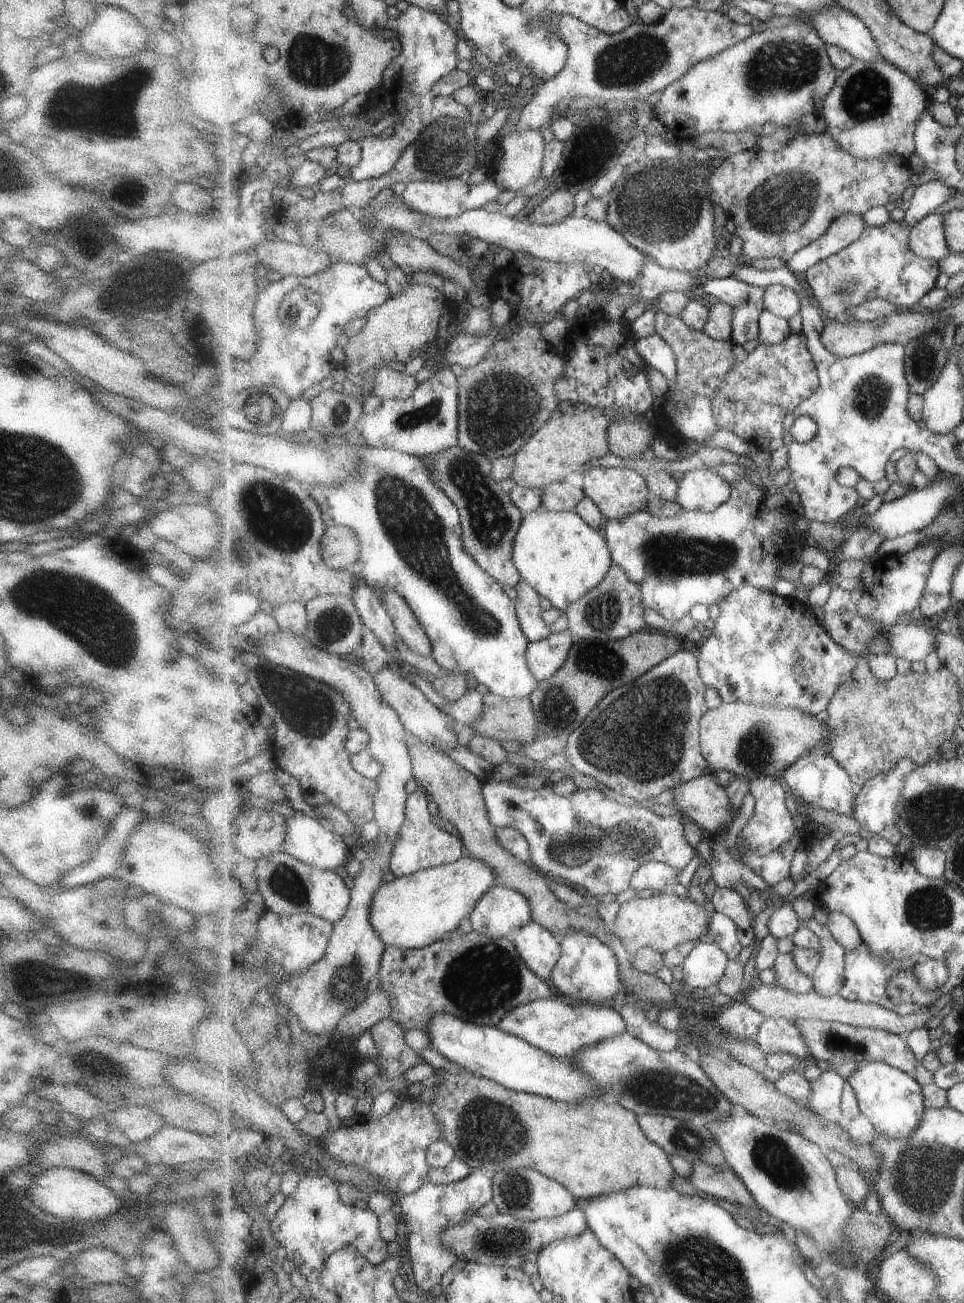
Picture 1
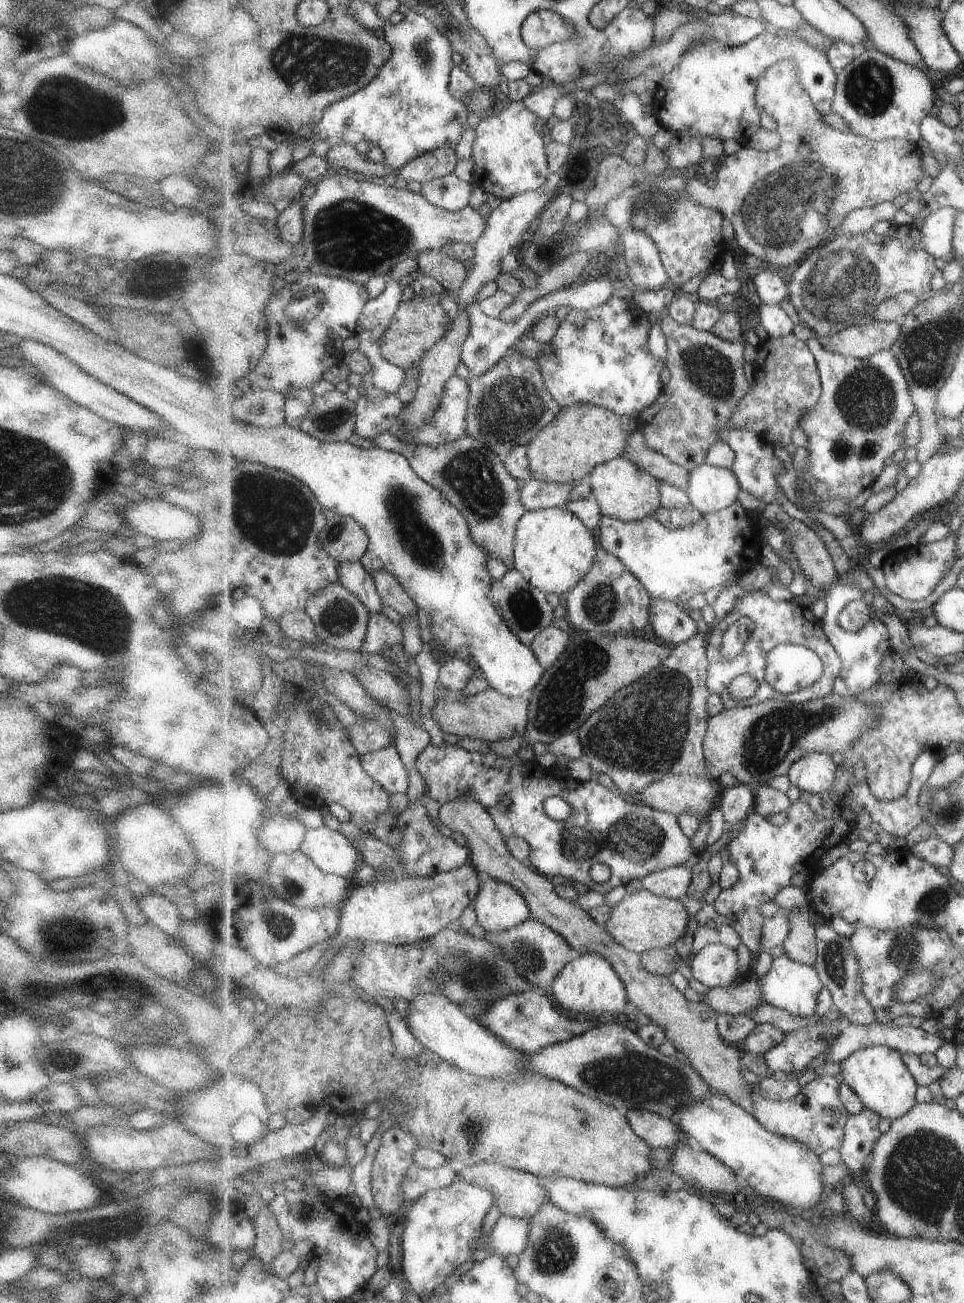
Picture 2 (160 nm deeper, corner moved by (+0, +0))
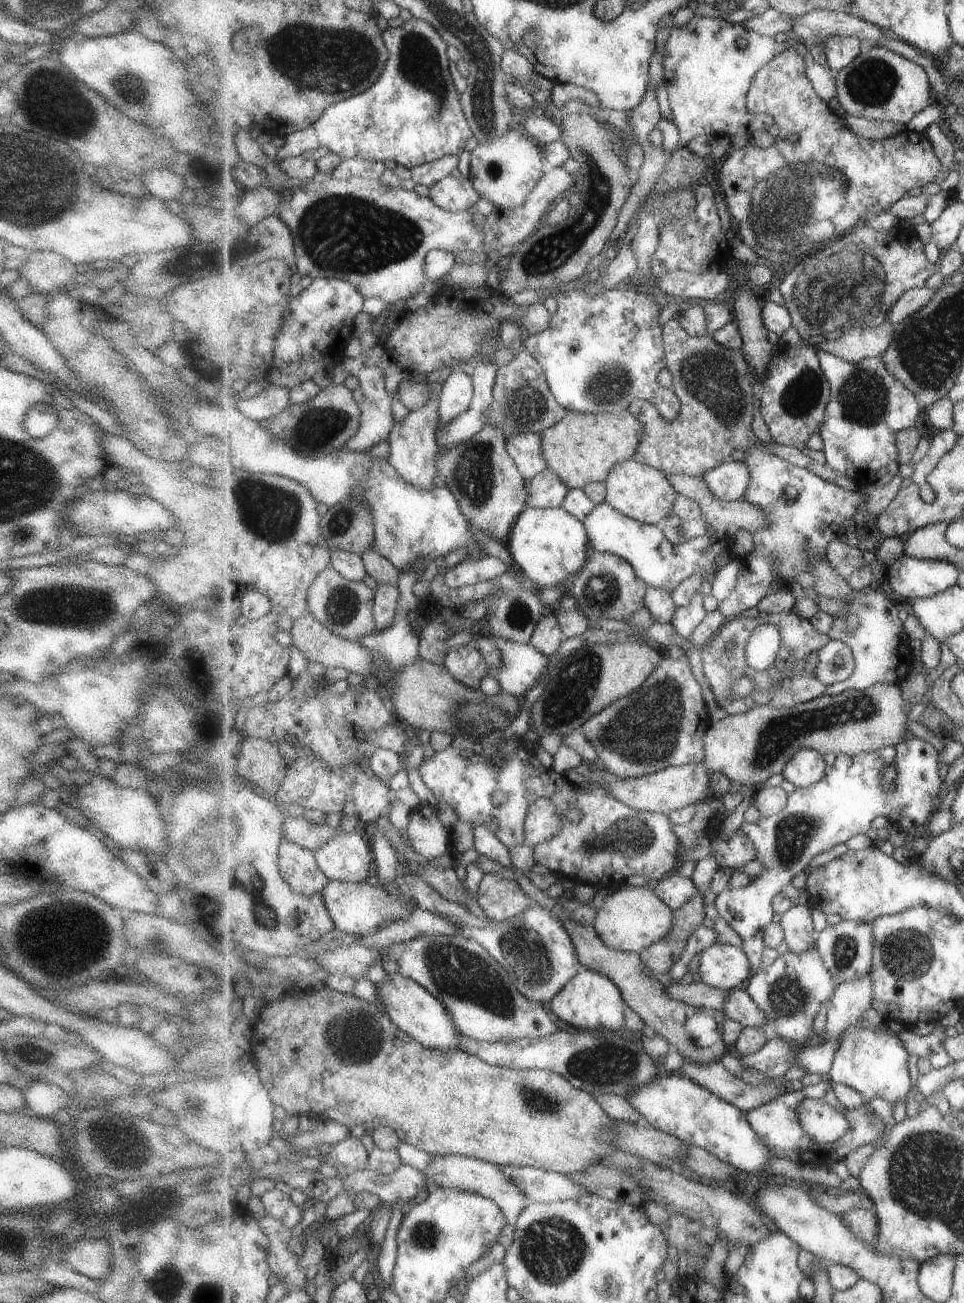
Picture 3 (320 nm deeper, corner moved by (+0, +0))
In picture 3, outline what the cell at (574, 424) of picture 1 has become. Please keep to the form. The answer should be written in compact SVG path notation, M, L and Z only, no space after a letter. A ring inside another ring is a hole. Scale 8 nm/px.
M568 410L562 421L541 433L542 455L548 468L556 472L570 489L584 489L590 483L604 483L615 465L633 459L643 431L644 424L627 410L622 413Z

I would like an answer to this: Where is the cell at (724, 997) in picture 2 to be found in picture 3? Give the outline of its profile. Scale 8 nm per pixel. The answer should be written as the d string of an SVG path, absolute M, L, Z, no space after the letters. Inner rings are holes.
M703 981L689 984L674 982L666 988L672 999L704 1010L715 1009L724 1012L724 1002L728 1002L730 991L709 986Z

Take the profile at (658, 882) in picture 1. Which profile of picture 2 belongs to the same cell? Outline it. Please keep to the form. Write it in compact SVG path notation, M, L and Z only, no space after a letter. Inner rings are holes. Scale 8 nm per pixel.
M690 864L677 865L651 873L640 879L642 888L650 893L667 897L670 899L680 899L687 896L691 888Z

